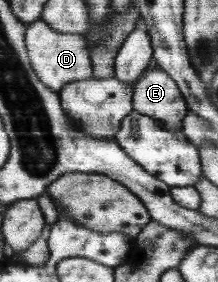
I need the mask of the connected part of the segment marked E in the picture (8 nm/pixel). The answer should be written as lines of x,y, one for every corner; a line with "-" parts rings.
158,66
146,69
133,87
133,111
148,115
168,130
181,134
189,108
167,72

